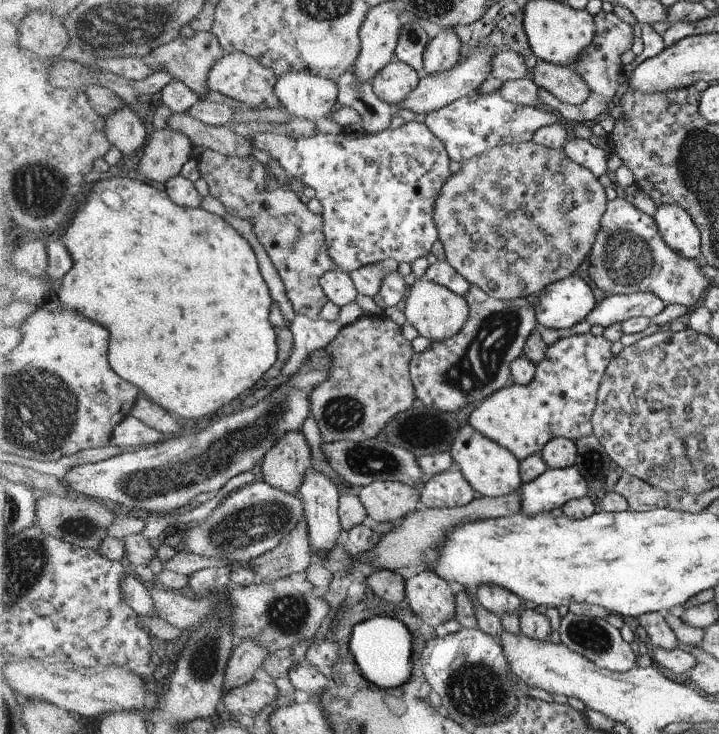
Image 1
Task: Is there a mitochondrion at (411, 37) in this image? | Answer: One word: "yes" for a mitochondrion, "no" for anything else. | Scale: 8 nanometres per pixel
yes

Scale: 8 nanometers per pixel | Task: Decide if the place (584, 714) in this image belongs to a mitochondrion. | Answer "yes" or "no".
no

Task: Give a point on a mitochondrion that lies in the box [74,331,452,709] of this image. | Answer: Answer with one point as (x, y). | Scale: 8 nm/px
(144, 484)

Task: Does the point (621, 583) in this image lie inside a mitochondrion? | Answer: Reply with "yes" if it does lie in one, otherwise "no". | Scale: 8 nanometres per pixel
no

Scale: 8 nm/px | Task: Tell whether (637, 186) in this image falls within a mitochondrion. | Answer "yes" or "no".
no

